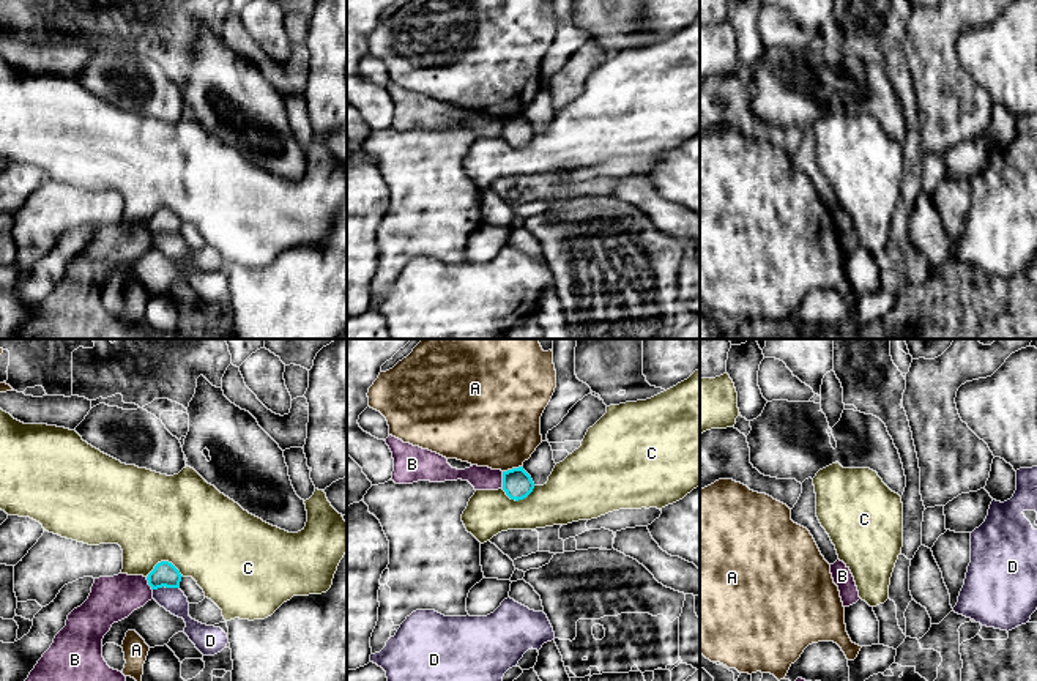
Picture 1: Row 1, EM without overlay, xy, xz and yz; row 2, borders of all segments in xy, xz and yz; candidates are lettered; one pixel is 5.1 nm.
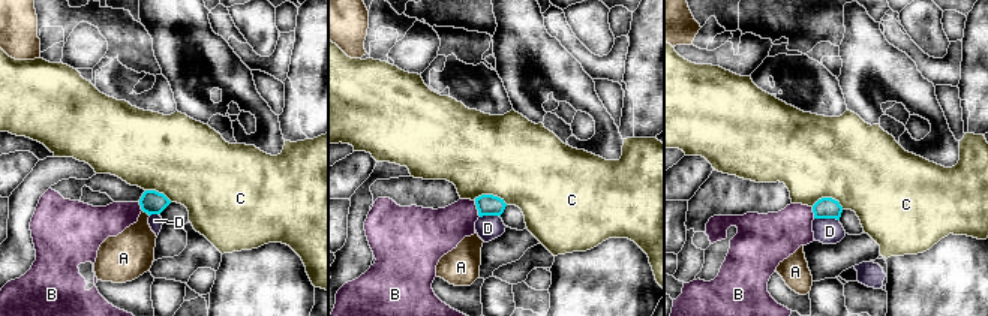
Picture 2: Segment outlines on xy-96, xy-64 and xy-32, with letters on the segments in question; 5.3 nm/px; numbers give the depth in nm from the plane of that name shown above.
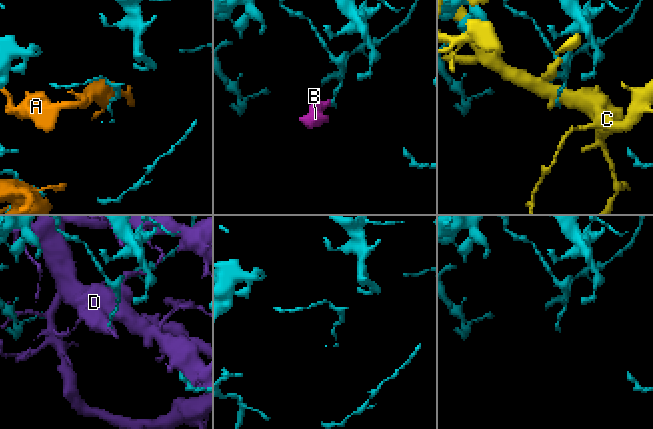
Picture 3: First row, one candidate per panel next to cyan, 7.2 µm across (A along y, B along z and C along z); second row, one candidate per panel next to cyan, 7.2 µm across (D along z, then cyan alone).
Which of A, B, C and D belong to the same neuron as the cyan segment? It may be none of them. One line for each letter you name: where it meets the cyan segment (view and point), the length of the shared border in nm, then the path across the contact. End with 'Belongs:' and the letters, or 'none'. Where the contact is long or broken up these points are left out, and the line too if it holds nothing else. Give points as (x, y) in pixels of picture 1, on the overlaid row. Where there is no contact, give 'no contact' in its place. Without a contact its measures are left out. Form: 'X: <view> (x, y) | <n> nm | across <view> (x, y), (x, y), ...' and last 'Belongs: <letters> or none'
Belongs: none

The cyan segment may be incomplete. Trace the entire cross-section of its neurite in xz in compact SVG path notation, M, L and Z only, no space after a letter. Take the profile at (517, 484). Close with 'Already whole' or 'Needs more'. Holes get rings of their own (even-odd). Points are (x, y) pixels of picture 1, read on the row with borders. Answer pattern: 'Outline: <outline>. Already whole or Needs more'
Outline: M523 467L503 471L503 490L511 500L523 500L533 489L534 482Z. Already whole

